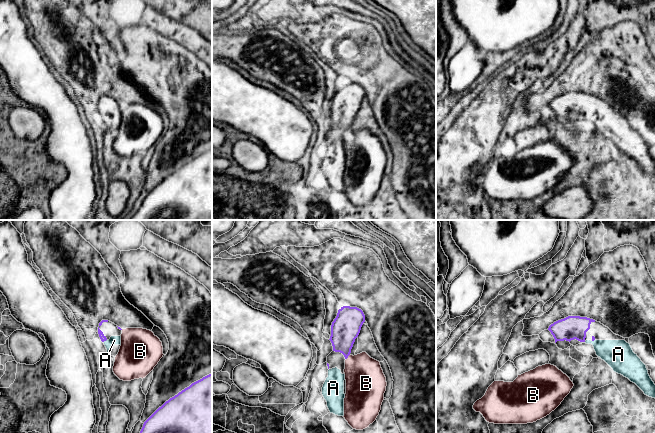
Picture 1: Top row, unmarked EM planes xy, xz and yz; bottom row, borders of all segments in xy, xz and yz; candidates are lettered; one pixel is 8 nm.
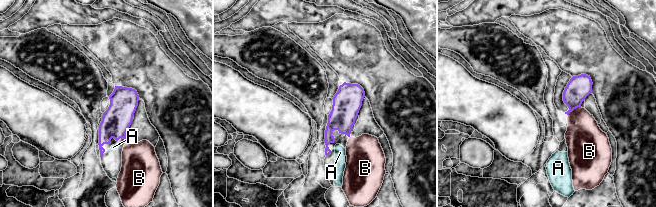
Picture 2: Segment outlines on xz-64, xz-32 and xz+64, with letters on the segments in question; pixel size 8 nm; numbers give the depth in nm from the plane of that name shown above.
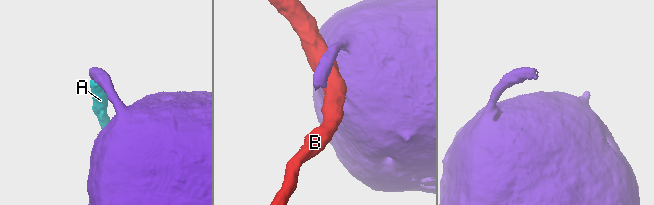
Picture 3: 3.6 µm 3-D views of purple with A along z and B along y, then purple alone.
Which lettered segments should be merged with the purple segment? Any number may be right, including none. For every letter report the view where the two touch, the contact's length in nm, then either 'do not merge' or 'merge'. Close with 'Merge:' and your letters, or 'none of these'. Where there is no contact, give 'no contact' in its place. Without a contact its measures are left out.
A: meets purple in xy; contact 40 nm long; merge
B: meets purple in xz; contact 50 nm long; do not merge
Merge: A

